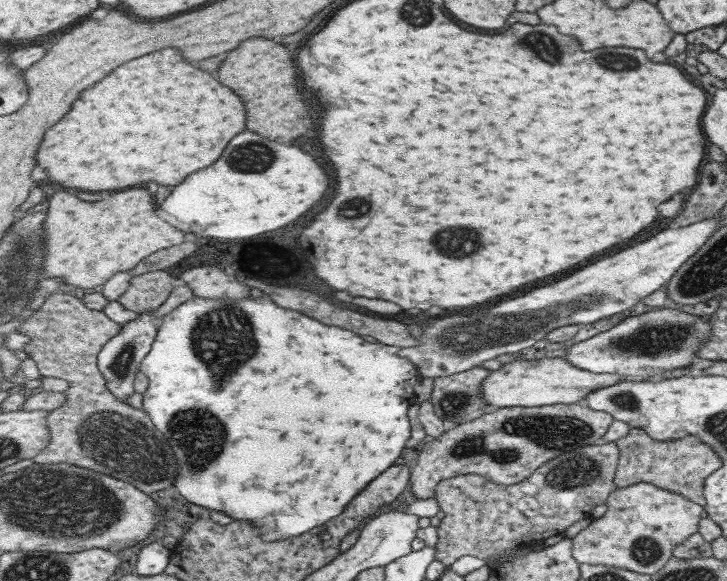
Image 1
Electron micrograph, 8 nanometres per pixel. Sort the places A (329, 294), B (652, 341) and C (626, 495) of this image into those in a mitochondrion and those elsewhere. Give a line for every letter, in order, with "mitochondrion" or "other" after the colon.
A: other
B: mitochondrion
C: other

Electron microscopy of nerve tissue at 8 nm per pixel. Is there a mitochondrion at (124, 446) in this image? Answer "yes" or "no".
yes

